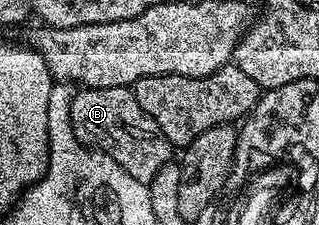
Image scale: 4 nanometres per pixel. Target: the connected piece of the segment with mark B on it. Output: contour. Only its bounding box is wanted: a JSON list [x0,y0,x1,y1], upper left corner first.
[70,86,171,184]

